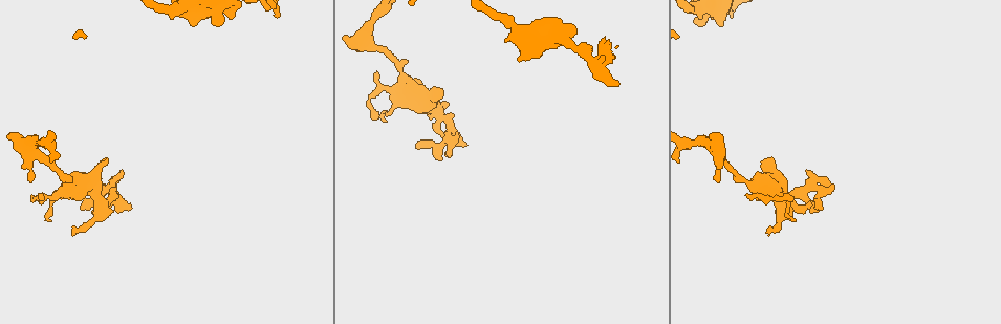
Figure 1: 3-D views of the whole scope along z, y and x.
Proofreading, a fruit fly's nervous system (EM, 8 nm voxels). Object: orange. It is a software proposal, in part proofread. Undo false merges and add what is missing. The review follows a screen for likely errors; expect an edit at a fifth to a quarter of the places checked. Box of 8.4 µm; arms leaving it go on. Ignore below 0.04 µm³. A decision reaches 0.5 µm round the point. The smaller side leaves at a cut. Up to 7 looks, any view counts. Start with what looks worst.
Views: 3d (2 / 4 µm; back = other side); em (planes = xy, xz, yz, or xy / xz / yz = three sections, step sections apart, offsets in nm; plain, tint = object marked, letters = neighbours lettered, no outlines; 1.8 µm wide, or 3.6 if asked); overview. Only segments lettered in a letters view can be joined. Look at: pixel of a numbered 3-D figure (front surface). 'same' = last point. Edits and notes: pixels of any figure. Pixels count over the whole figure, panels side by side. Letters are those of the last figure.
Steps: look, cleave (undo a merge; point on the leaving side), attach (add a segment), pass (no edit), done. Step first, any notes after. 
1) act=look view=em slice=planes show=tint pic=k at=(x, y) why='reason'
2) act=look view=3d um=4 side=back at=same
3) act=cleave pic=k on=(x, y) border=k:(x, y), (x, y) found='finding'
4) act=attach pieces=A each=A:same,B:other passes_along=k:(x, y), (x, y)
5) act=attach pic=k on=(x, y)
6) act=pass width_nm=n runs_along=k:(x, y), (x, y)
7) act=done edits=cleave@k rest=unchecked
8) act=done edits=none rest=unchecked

act=look view=3d um=2 side=back pic=1 at=(768, 229) why='branch stops here'

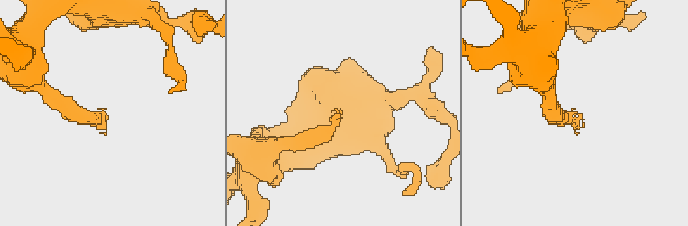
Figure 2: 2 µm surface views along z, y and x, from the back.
act=look view=em um=3.6 slice=xy step=4 show=tint pic=2 at=(104, 120) why='now the EM'

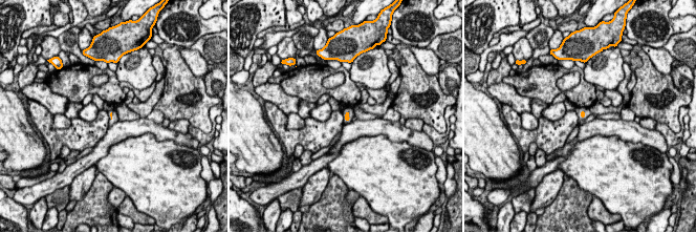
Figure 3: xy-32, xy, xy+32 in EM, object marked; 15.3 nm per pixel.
act=look view=em um=3.6 slice=planes show=letters at=same why='another direction'

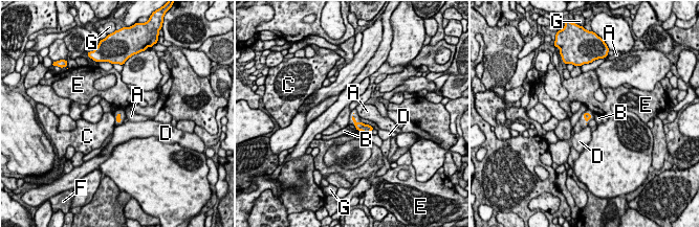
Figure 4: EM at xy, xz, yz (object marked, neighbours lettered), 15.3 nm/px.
act=attach pic=4 on=(581, 123) each=A:other,B:other,C:other,D:other,E:other,F:same,G:other passes_along=4:(587, 116), (590, 118), (581, 123) found='the neuron continues'

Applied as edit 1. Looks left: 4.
act=look view=em slice=yz step=4 show=tint pic=1 at=(443, 91) why='thick end'

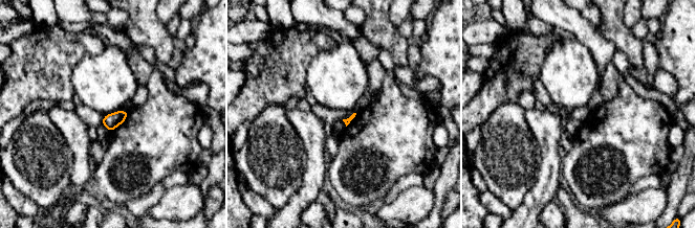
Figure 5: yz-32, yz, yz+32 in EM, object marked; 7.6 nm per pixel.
act=look view=em slice=planes show=letters at=same why='cut it another way'

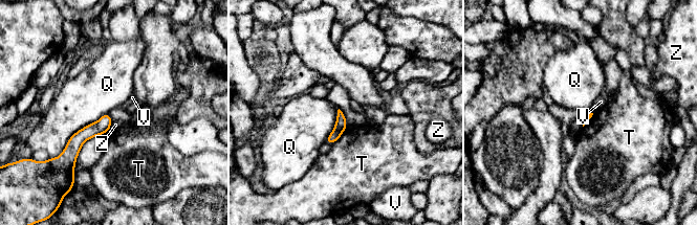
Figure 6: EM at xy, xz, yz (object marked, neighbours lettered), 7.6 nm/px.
act=pass each=Q:other,T:other,V:other,Z:other runs_along=6:(107, 117), (63, 156) found='none of them fits'

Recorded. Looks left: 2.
act=look view=em slice=yz step=16 show=tint pic=1 at=(222, 22) why='stops while still wide'

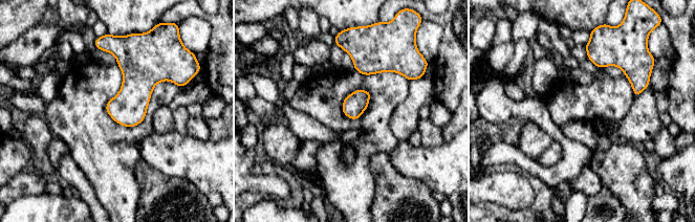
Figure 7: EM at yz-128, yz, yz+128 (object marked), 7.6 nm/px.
act=look view=em slice=planes show=letters at=same

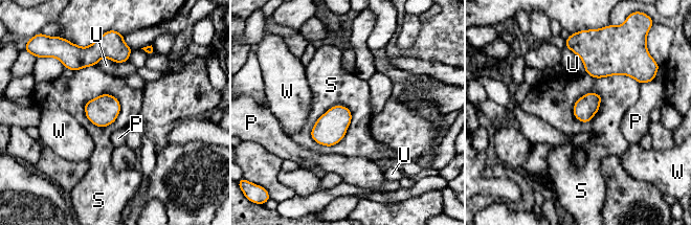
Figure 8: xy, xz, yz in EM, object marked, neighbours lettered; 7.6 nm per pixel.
act=pass each=P:other,S:other,U:other,W:other border=8:(346, 106), (317, 119), (315, 142) found='none of them fits'

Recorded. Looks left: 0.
act=done edits=attach@4 rest=unchecked

